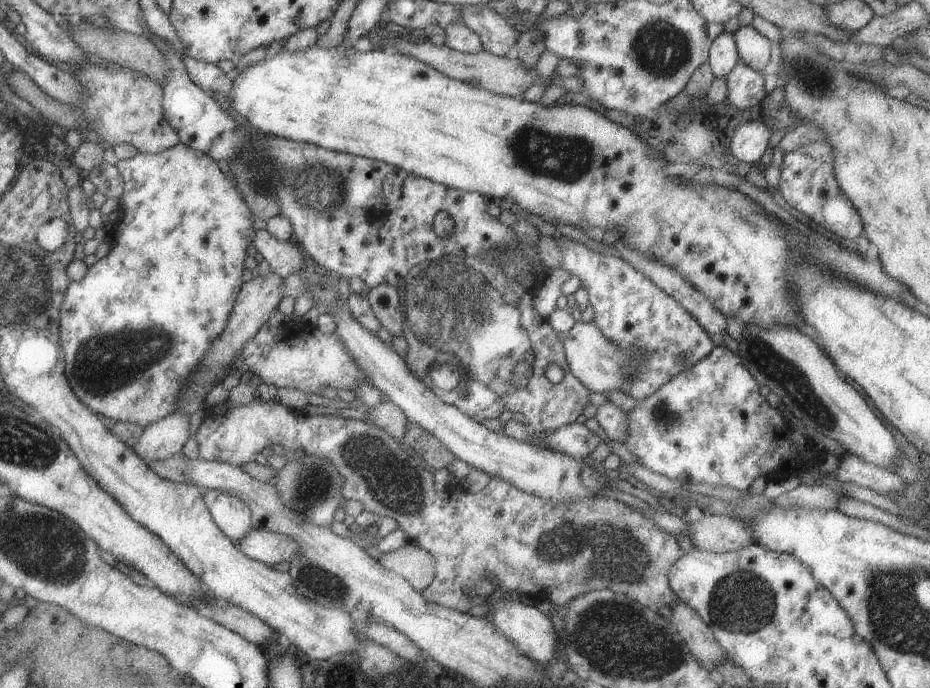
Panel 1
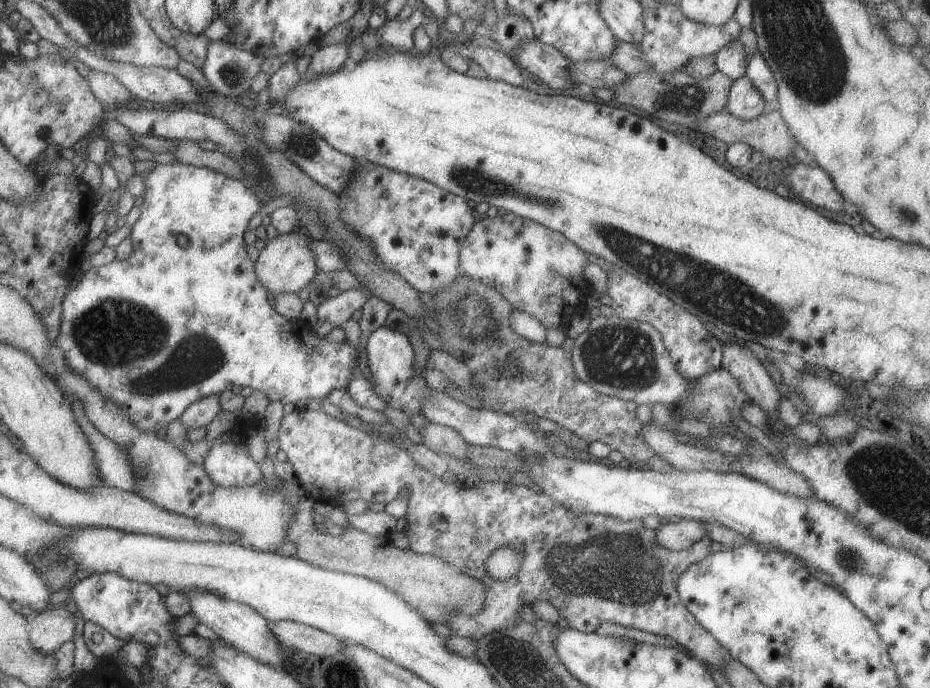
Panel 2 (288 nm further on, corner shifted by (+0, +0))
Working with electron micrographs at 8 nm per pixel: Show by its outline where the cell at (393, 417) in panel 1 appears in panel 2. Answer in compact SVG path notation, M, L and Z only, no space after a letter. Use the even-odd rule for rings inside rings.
M425 424L425 428L419 430L419 434L423 438L421 444L427 446L429 450L457 460L465 460L465 452L469 450L469 446L461 438L461 434L457 434L453 428L439 424Z

